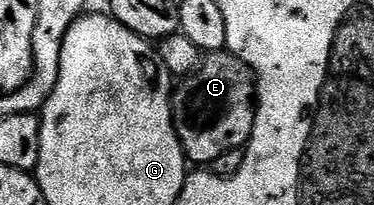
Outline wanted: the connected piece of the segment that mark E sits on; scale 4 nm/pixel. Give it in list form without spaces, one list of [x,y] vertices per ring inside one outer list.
[[[226,51],[207,54],[202,64],[173,88],[170,100],[182,152],[194,165],[210,165],[220,153],[245,148],[254,128],[255,110],[256,84],[251,72]]]

